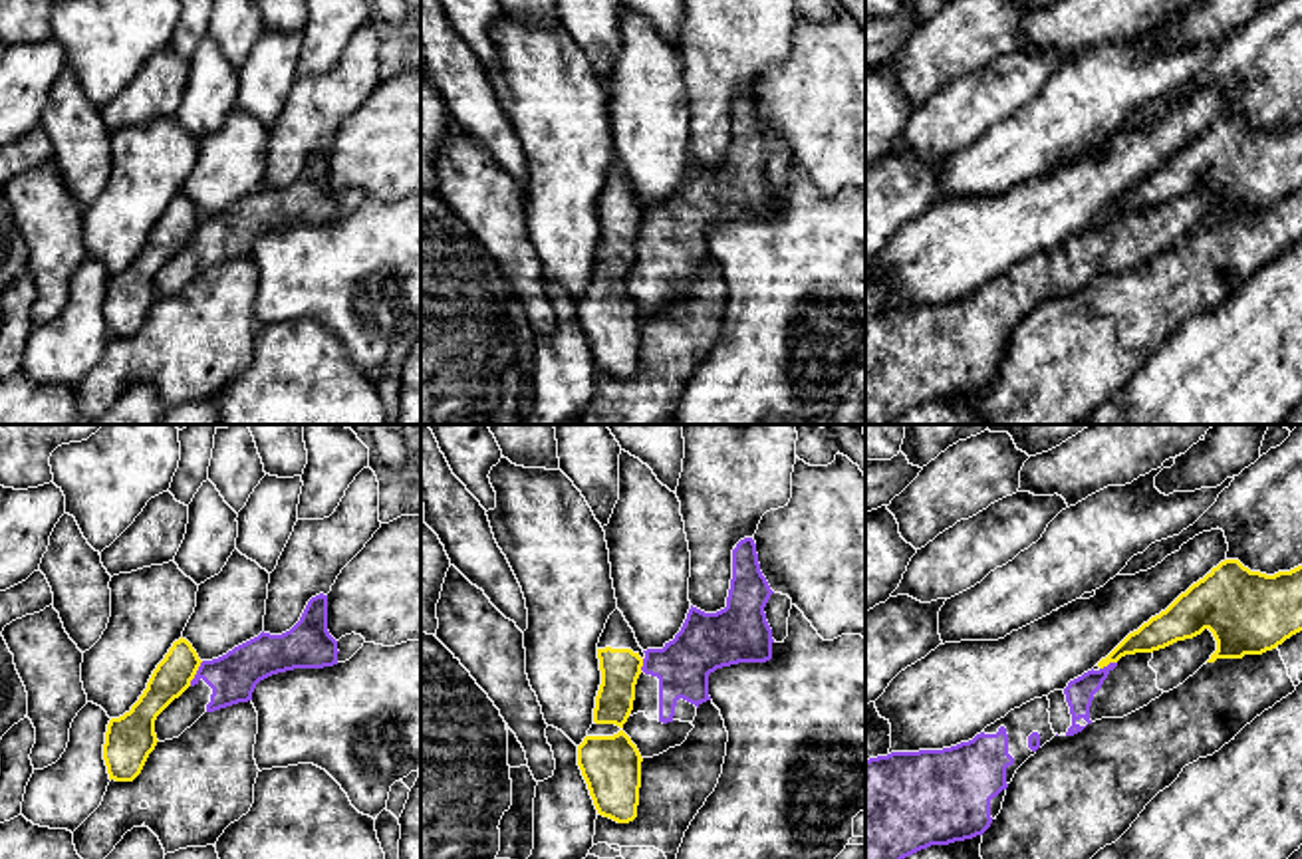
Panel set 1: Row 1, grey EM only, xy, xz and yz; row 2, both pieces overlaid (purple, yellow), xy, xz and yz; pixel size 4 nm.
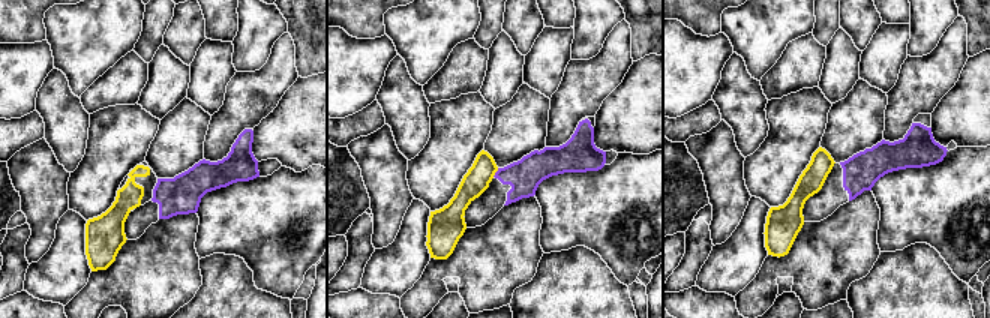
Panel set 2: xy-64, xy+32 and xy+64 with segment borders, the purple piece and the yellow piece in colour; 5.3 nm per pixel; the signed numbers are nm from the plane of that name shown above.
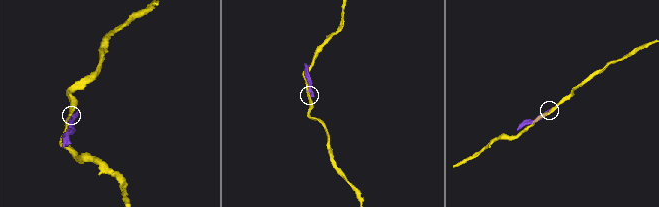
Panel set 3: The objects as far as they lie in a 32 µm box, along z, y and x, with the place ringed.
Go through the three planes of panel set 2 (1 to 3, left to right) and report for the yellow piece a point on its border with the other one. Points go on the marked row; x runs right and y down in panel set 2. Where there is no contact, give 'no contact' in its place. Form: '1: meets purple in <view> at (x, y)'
1: no contact
2: meets purple in xy+32 at (495, 173)
3: no contact

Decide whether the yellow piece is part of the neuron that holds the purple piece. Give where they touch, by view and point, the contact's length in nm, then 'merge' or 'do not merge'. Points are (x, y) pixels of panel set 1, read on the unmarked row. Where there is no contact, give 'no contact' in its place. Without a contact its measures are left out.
contact xy (197, 229); length 120 nm; do not merge

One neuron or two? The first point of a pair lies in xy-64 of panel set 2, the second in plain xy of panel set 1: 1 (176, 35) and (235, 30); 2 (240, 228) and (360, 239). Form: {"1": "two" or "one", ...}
{"1": "one", "2": "one"}

